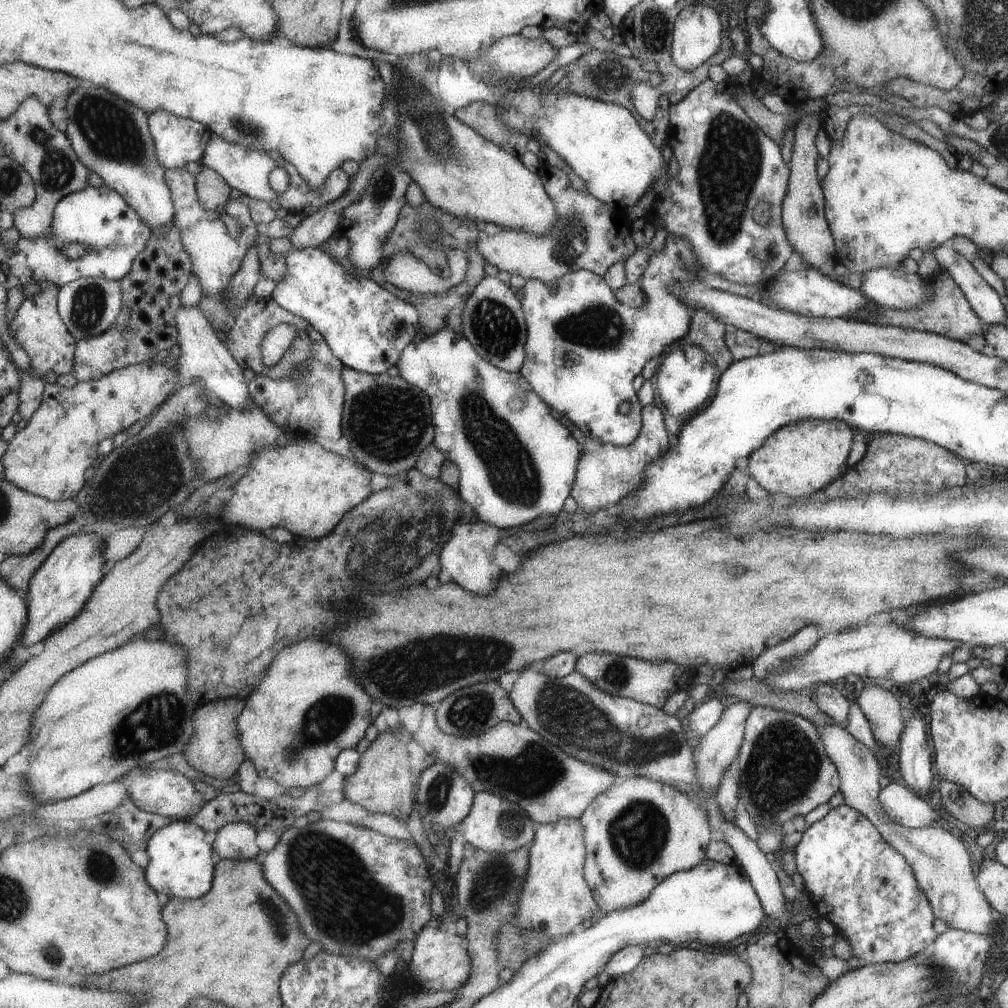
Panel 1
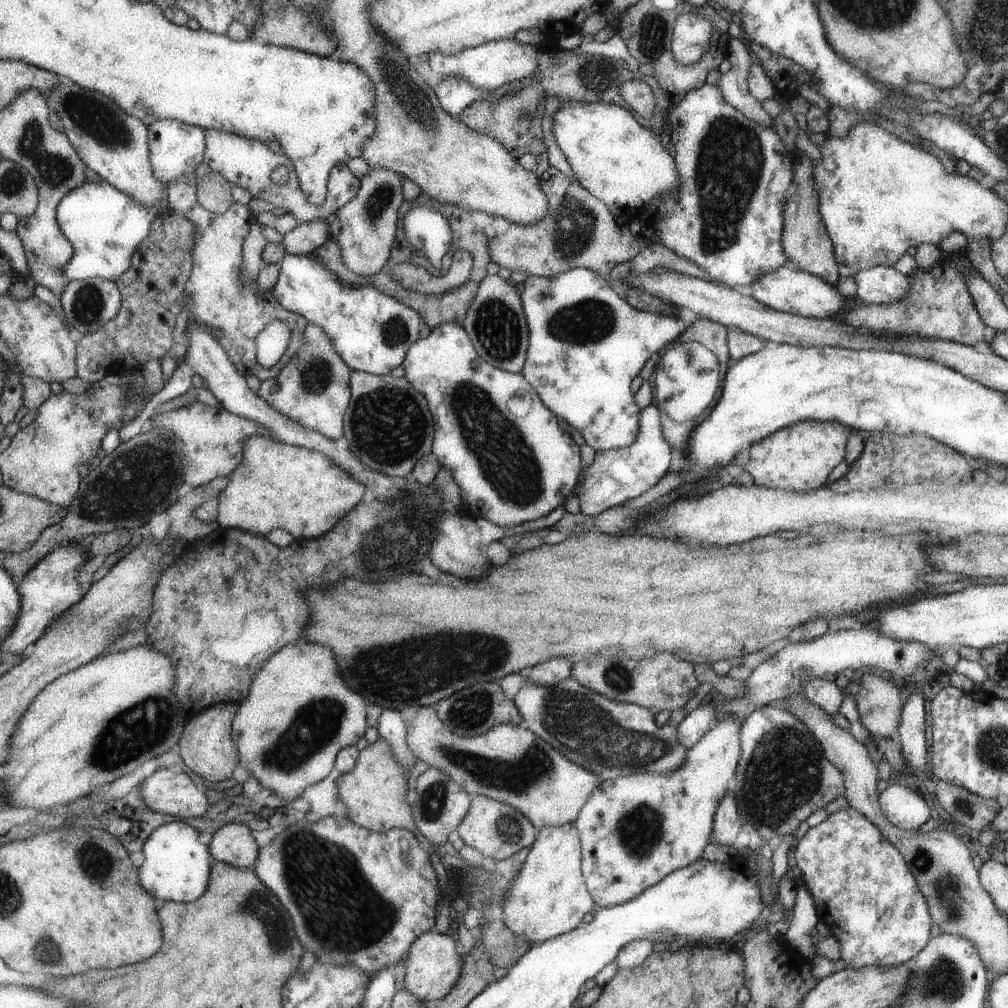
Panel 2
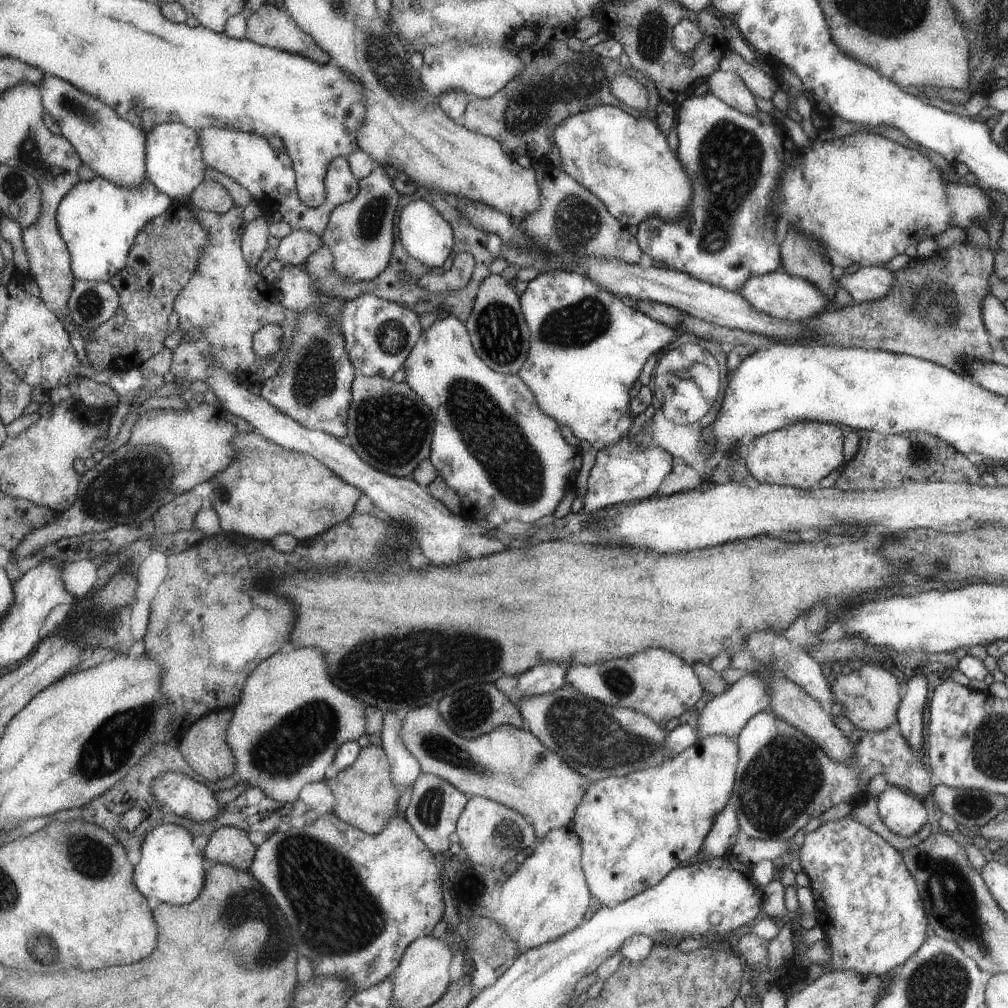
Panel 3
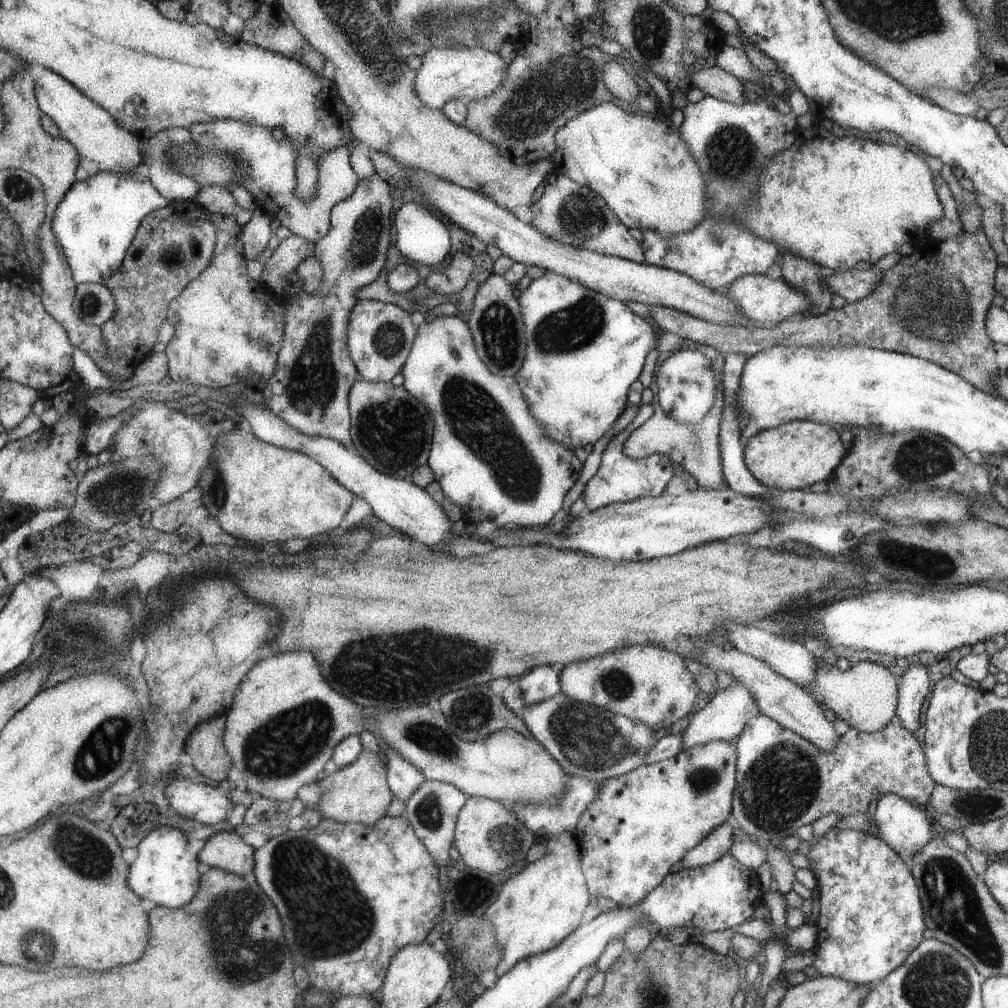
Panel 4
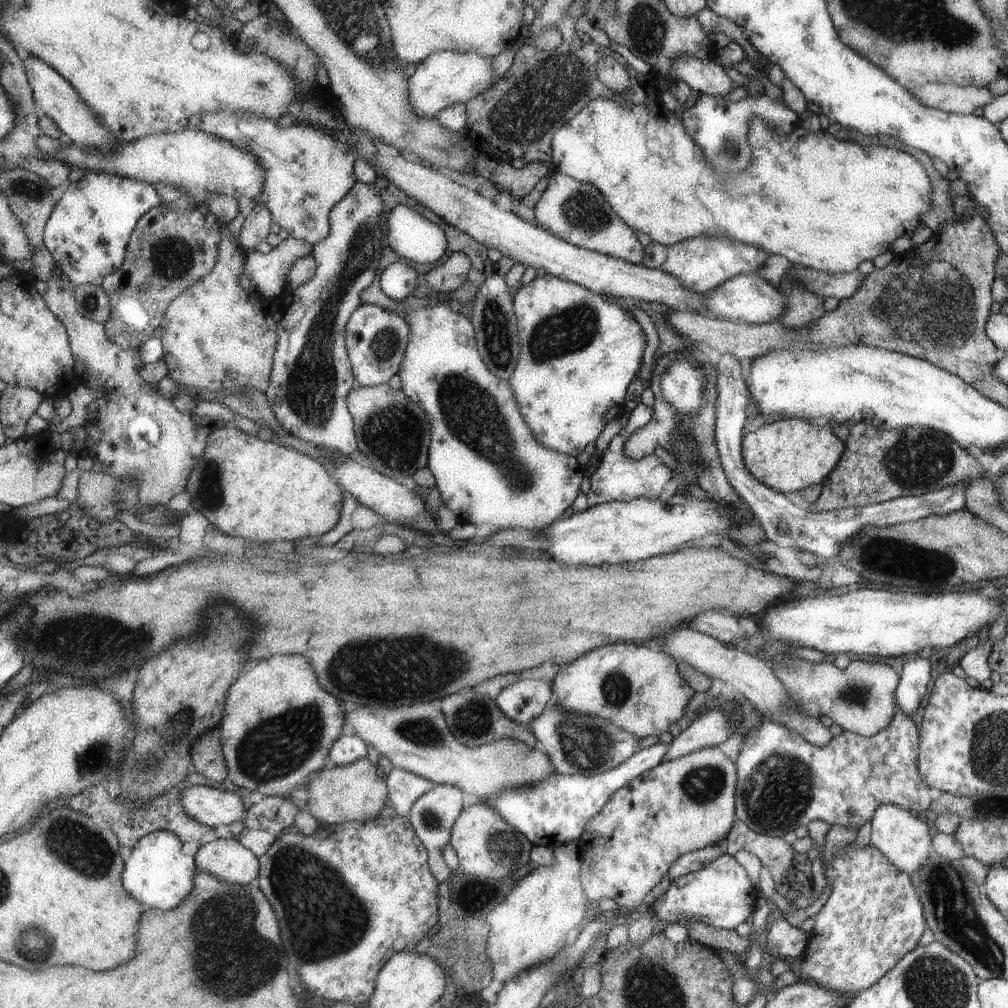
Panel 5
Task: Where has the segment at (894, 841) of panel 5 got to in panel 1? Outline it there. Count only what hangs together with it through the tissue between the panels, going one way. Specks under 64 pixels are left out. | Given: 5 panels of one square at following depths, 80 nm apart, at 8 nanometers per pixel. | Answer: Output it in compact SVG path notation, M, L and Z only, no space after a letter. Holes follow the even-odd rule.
M901 781L890 783L878 792L878 799L896 825L920 829L929 826L933 820L942 819L940 812L933 812L921 798Z

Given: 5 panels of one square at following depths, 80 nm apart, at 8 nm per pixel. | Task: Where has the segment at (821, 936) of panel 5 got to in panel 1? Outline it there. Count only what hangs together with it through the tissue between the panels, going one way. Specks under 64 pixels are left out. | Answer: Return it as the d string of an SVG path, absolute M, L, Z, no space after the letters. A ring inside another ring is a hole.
M845 804L829 809L827 814L819 821L809 825L803 835L796 844L794 850L794 864L797 867L797 872L801 875L804 884L804 892L812 904L814 911L819 917L825 918L827 922L832 924L832 928L839 930L841 936L845 937L852 948L852 956L863 960L867 965L869 963L898 963L899 961L909 959L910 956L921 954L929 949L933 944L937 934L933 932L933 909L929 903L929 898L926 896L918 882L915 882L915 877L911 873L909 864L903 859L899 852L895 851L883 838L879 832L871 825L866 816L857 812L854 808Z

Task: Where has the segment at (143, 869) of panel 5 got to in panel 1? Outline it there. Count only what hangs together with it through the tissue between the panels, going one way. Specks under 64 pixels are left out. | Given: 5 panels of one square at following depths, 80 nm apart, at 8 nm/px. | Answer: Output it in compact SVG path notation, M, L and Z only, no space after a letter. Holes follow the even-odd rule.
M174 819L151 837L147 850L150 860L146 879L159 894L165 893L171 898L197 899L213 886L214 850L203 840L203 831L193 819L188 822Z

